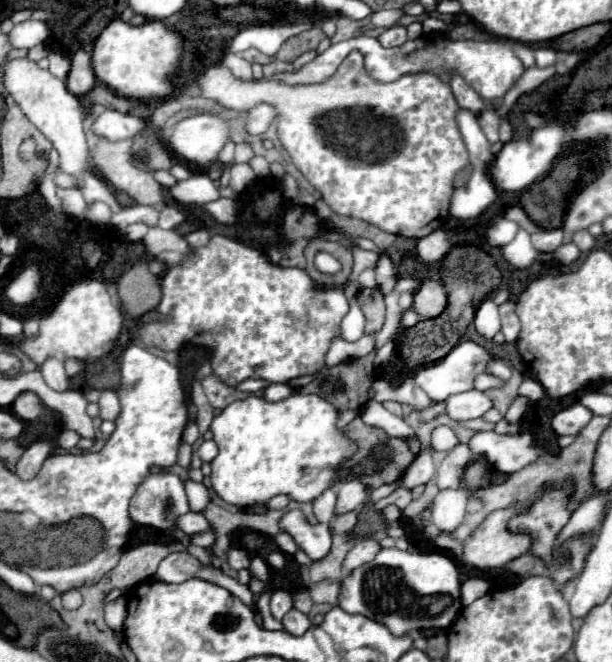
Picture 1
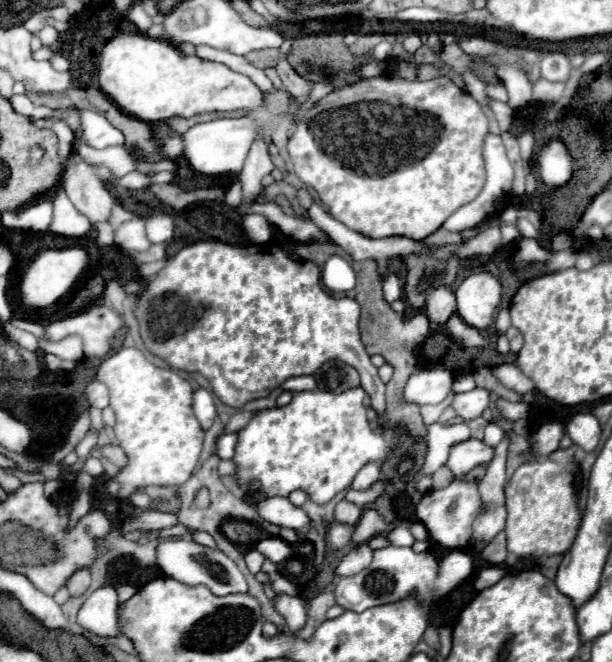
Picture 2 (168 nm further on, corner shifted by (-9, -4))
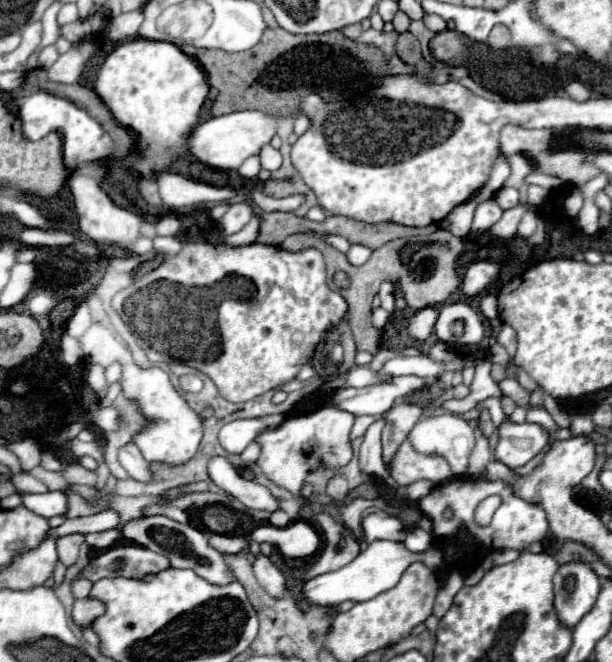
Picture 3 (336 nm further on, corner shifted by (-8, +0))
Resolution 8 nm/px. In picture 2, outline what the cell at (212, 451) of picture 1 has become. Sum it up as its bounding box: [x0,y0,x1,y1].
[216,434,236,460]

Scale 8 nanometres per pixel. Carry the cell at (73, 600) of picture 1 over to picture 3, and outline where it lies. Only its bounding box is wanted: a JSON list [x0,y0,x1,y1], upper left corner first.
[57,534,85,566]

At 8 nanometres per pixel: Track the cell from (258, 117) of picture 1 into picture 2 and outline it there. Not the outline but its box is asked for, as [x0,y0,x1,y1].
[240,138,274,202]

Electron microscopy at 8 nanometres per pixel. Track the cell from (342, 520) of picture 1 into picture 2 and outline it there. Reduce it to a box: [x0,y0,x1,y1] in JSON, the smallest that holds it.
[334,500,362,526]

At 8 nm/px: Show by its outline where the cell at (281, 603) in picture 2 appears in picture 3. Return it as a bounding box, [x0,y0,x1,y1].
[253,554,285,598]

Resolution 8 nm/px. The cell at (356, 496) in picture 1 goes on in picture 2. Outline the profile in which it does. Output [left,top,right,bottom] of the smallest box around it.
[352,462,380,490]

